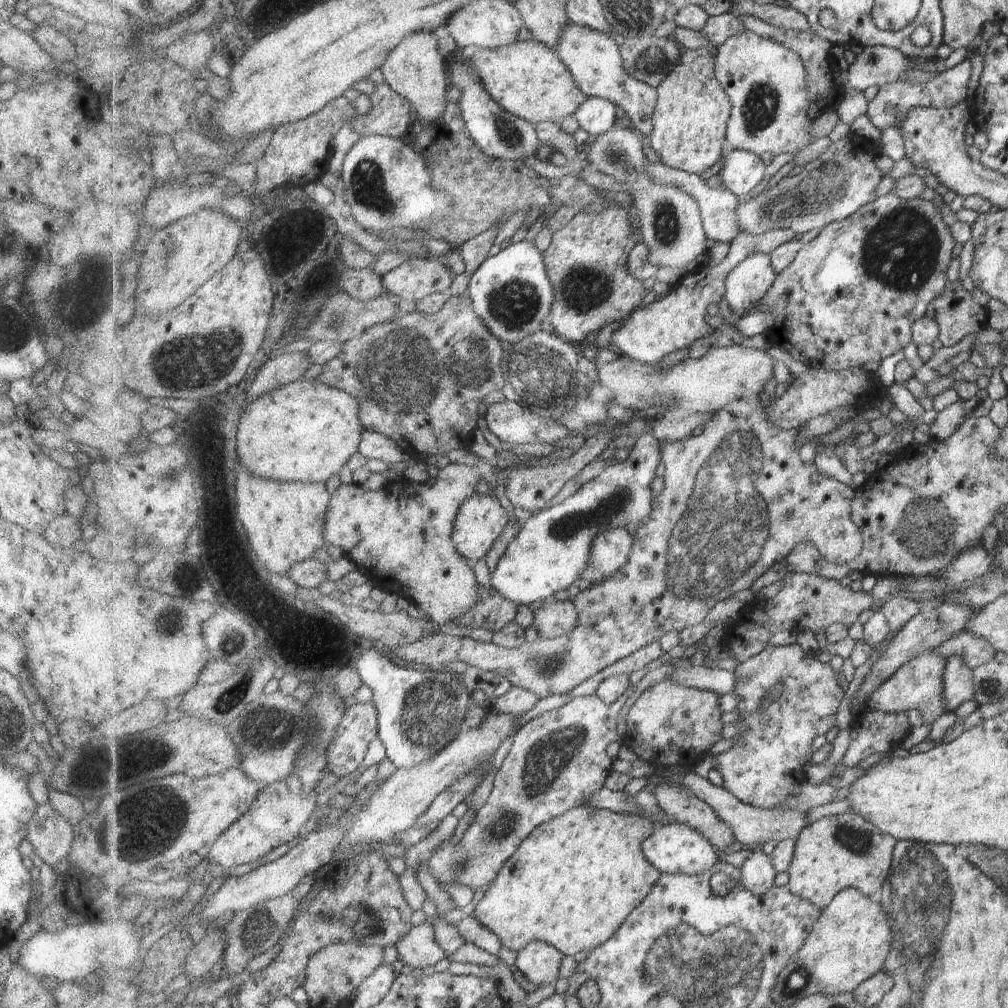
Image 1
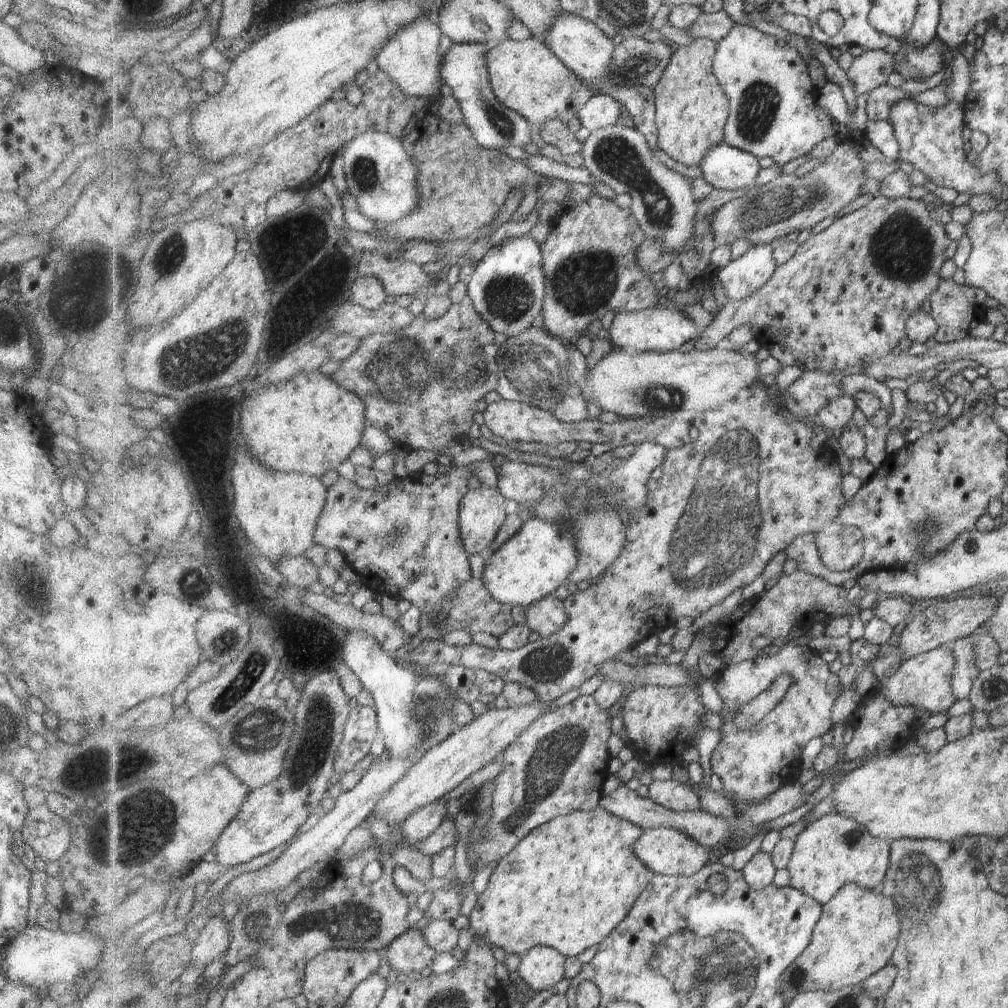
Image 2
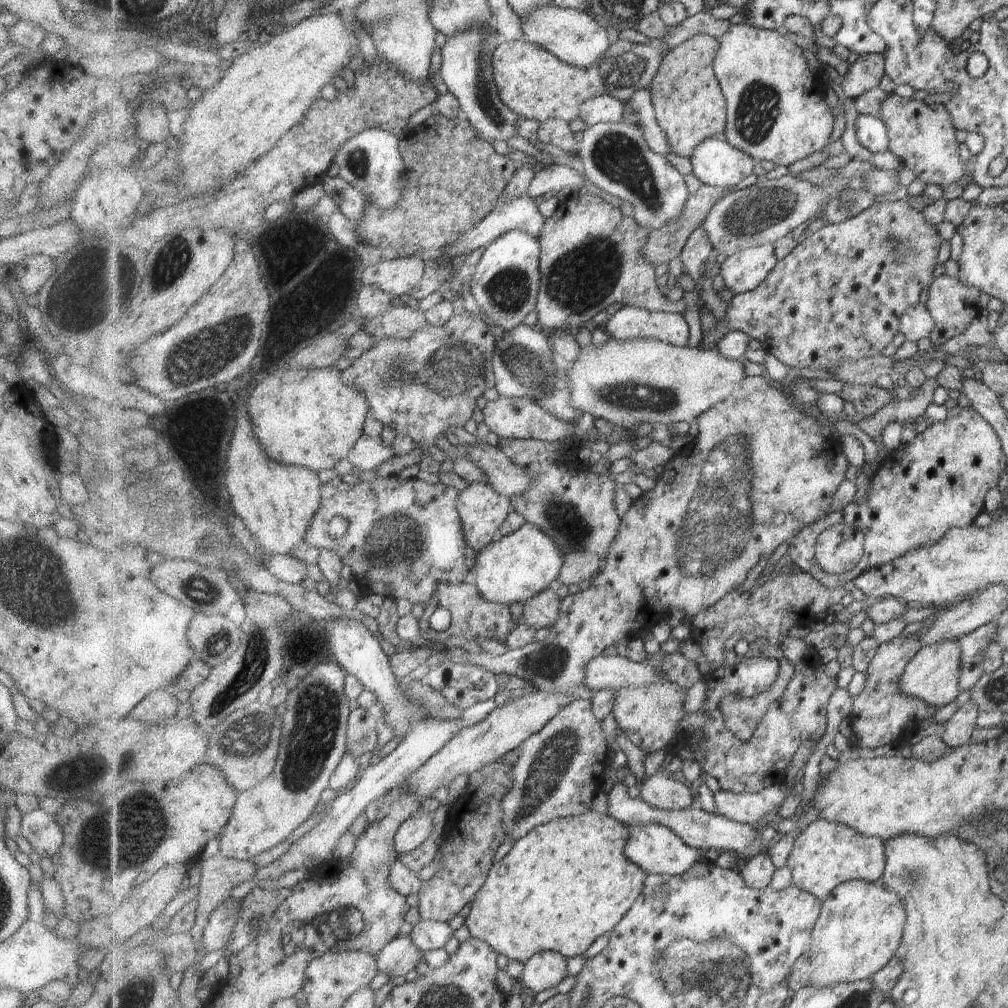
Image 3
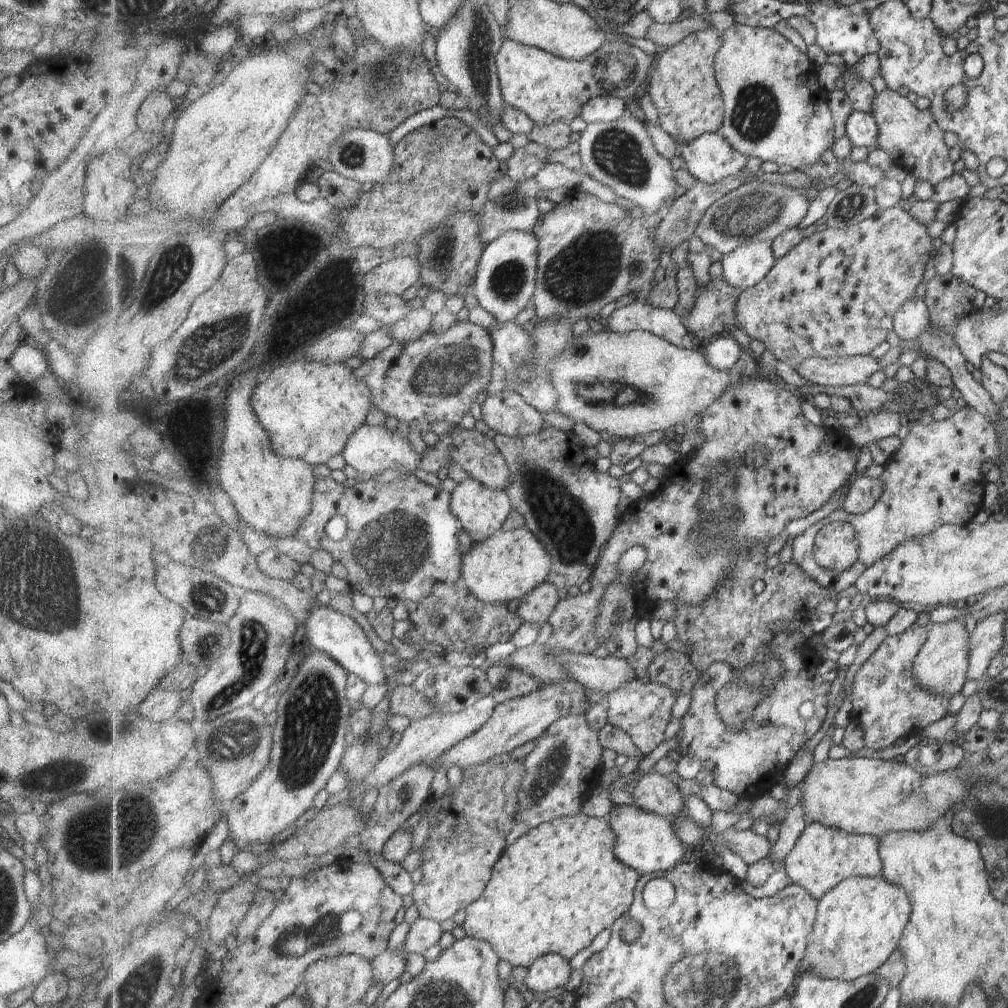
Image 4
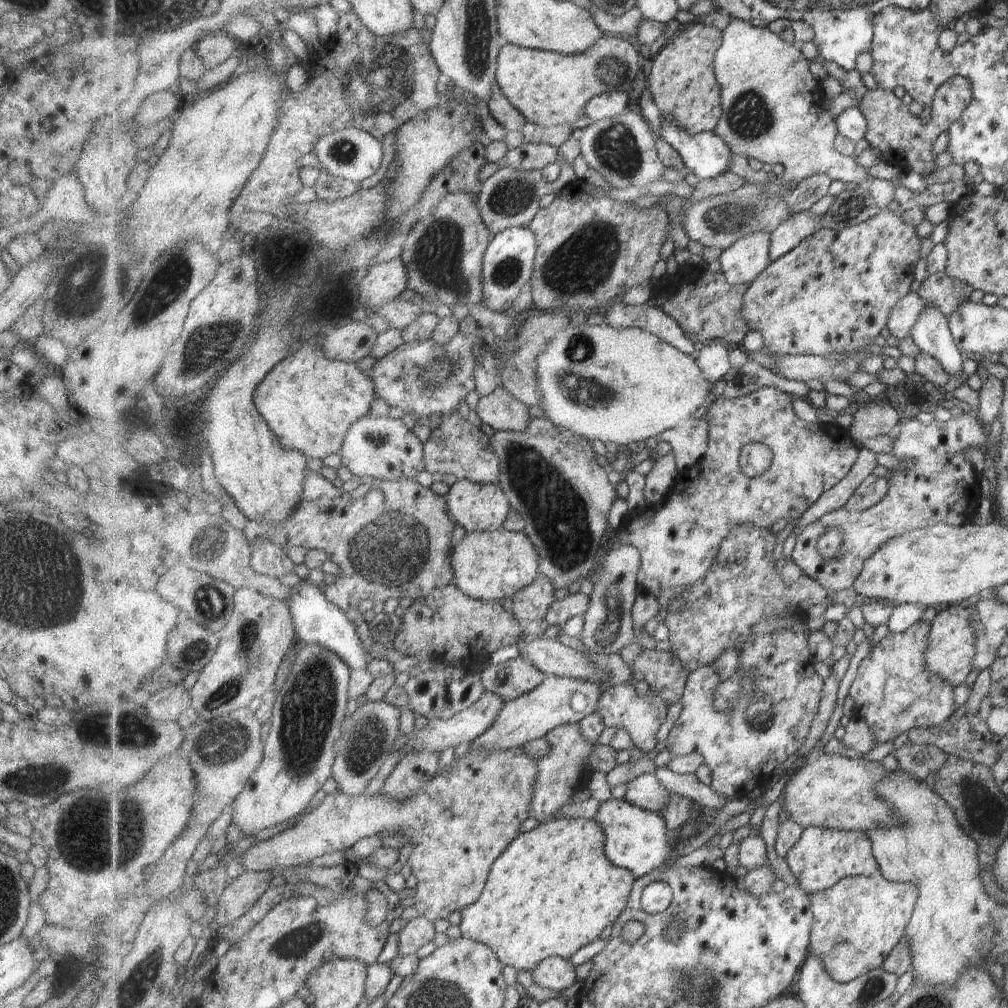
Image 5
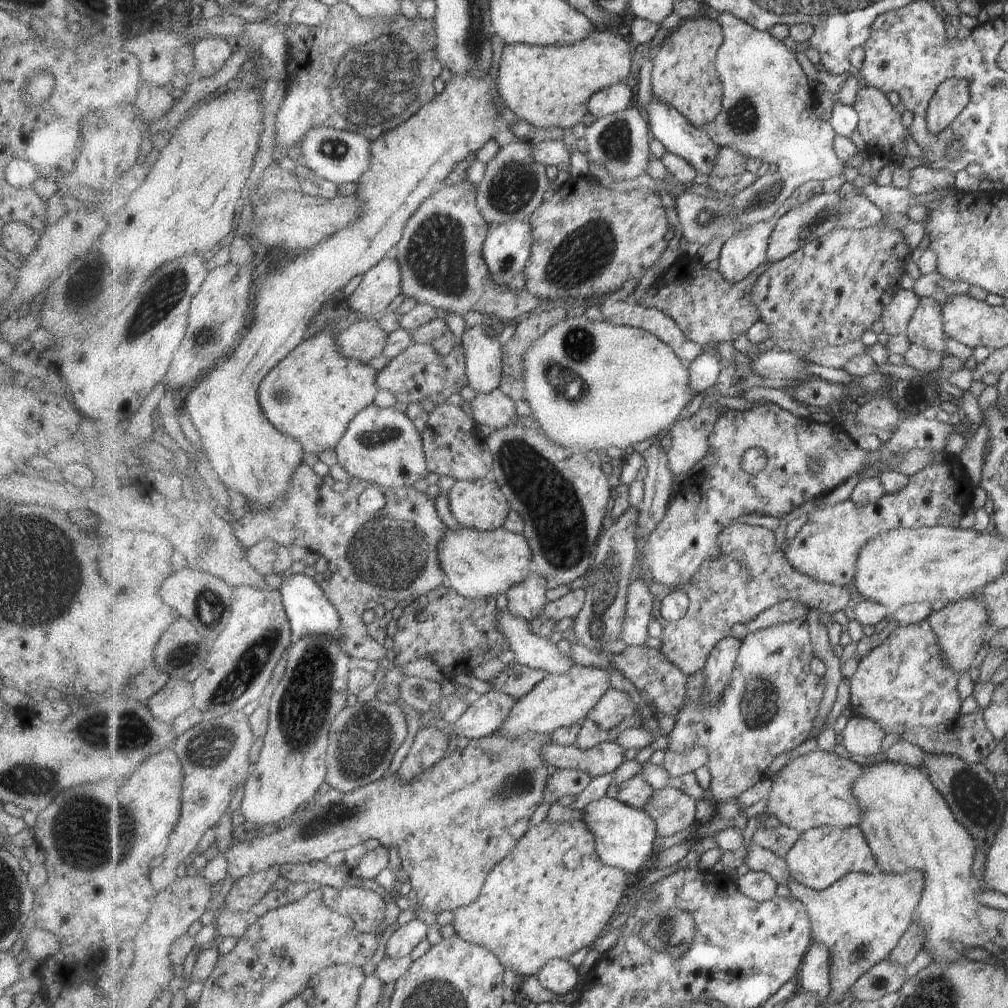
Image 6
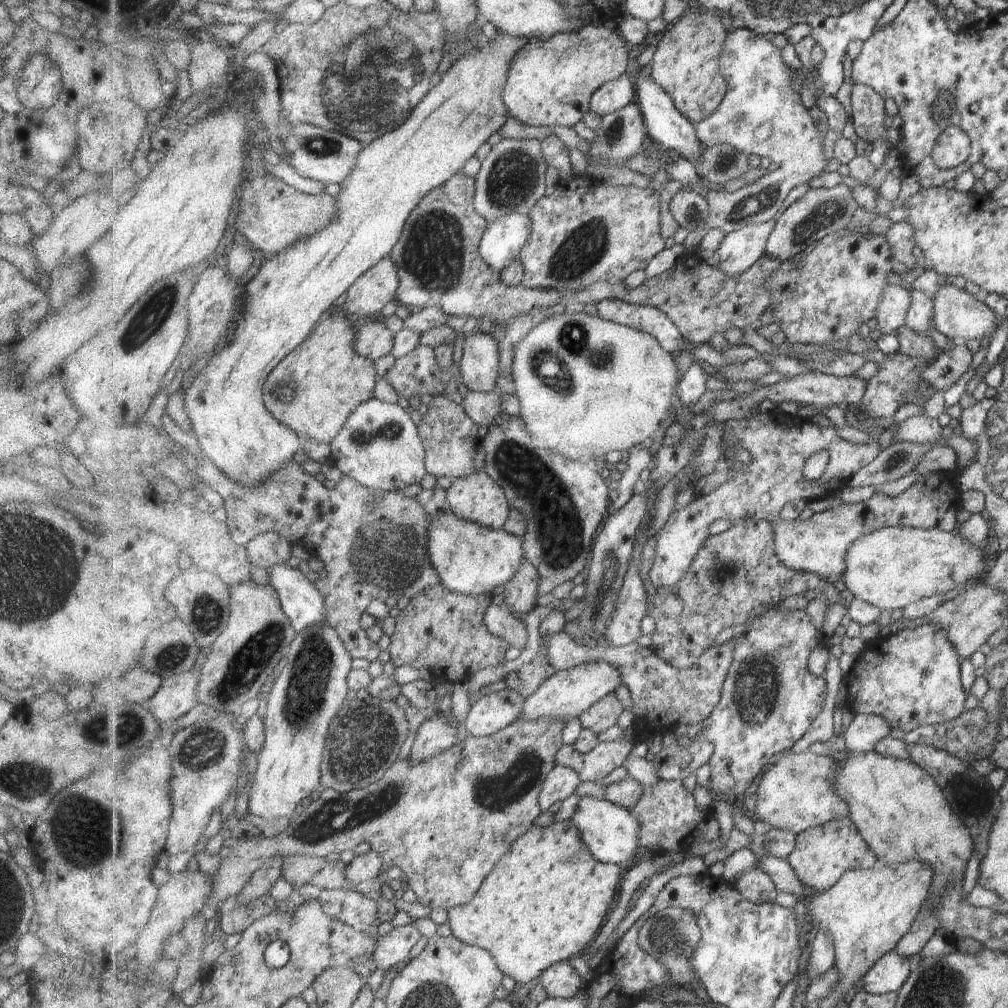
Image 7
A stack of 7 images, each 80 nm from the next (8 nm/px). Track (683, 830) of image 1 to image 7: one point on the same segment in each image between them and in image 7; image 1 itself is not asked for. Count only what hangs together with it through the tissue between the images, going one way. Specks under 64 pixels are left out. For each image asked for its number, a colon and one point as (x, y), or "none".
2: (666, 851)
3: (657, 849)
4: (648, 842)
5: (637, 839)
6: (624, 835)
7: (612, 832)

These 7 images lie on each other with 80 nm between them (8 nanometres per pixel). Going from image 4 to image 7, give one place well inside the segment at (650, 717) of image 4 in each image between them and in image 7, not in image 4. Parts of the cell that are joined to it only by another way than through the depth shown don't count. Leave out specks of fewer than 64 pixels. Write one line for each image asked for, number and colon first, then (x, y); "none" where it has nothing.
5: (620, 705)
6: (615, 706)
7: (607, 713)

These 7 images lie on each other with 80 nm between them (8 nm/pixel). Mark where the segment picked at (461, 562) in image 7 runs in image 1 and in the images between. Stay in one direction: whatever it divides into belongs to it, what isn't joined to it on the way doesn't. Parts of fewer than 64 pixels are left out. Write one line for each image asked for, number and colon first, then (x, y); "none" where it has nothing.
1: (553, 548)
2: (530, 566)
3: (514, 568)
4: (508, 565)
5: (493, 565)
6: (479, 564)

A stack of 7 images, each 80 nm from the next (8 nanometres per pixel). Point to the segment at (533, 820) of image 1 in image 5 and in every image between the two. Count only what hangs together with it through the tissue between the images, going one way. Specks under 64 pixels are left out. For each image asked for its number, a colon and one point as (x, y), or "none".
2: (558, 765)
3: (560, 770)
4: (563, 769)
5: (563, 772)

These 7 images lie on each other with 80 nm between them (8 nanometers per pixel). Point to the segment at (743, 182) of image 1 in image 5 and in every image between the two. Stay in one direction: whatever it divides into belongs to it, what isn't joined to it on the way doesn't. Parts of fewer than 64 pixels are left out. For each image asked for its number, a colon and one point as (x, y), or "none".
2: (727, 167)
3: (716, 162)
4: (710, 158)
5: (706, 155)

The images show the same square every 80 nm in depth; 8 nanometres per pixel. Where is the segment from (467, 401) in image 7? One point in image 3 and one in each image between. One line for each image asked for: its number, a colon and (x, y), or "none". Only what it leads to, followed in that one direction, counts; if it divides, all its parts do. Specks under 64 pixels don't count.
3: (509, 417)
4: (506, 412)
5: (502, 411)
6: (495, 409)

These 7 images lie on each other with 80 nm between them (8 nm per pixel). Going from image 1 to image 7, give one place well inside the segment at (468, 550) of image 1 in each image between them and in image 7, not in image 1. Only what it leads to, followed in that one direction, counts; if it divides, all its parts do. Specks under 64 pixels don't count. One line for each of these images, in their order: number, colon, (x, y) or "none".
2: (482, 512)
3: (483, 510)
4: (483, 511)
5: (479, 508)
6: (481, 504)
7: (477, 498)

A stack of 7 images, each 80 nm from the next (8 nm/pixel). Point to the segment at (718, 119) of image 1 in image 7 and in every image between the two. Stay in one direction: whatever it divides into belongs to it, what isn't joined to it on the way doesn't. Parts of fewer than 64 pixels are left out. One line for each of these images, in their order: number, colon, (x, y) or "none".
2: (693, 110)
3: (688, 98)
4: (684, 88)
5: (682, 79)
6: (685, 74)
7: (686, 63)

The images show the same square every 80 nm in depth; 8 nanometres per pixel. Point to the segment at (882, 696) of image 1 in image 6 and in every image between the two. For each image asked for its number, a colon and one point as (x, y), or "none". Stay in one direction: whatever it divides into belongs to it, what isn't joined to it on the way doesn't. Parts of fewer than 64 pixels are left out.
2: (924, 681)
3: (932, 673)
4: (941, 666)
5: (950, 654)
6: (961, 626)

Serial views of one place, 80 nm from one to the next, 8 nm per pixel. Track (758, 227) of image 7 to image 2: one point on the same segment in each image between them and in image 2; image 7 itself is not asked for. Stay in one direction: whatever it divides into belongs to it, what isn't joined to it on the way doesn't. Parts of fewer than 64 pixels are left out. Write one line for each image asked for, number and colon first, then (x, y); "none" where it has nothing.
2: (742, 277)
3: (745, 270)
4: (747, 266)
5: (743, 262)
6: (745, 251)

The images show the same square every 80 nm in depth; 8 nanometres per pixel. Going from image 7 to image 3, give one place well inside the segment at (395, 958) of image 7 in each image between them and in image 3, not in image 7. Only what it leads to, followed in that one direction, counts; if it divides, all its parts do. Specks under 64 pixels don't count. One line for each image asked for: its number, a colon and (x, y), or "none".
3: (428, 935)
4: (424, 933)
5: (415, 934)
6: (402, 942)

